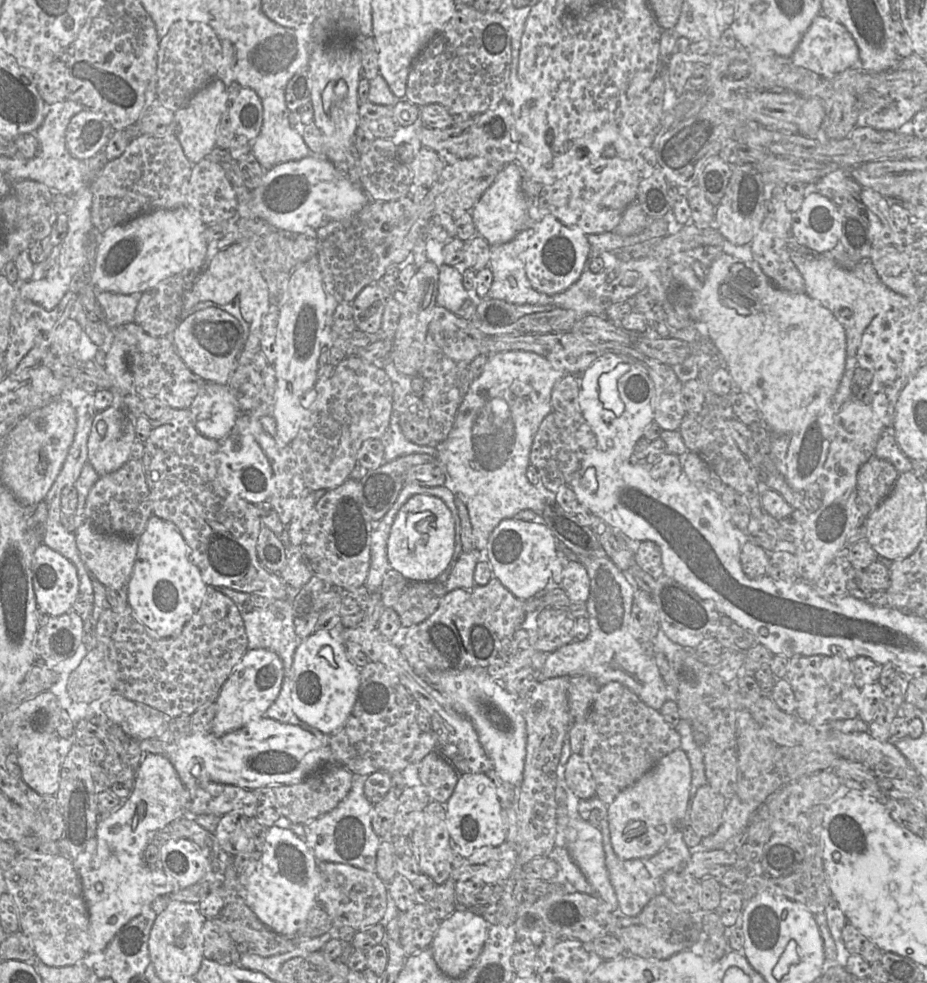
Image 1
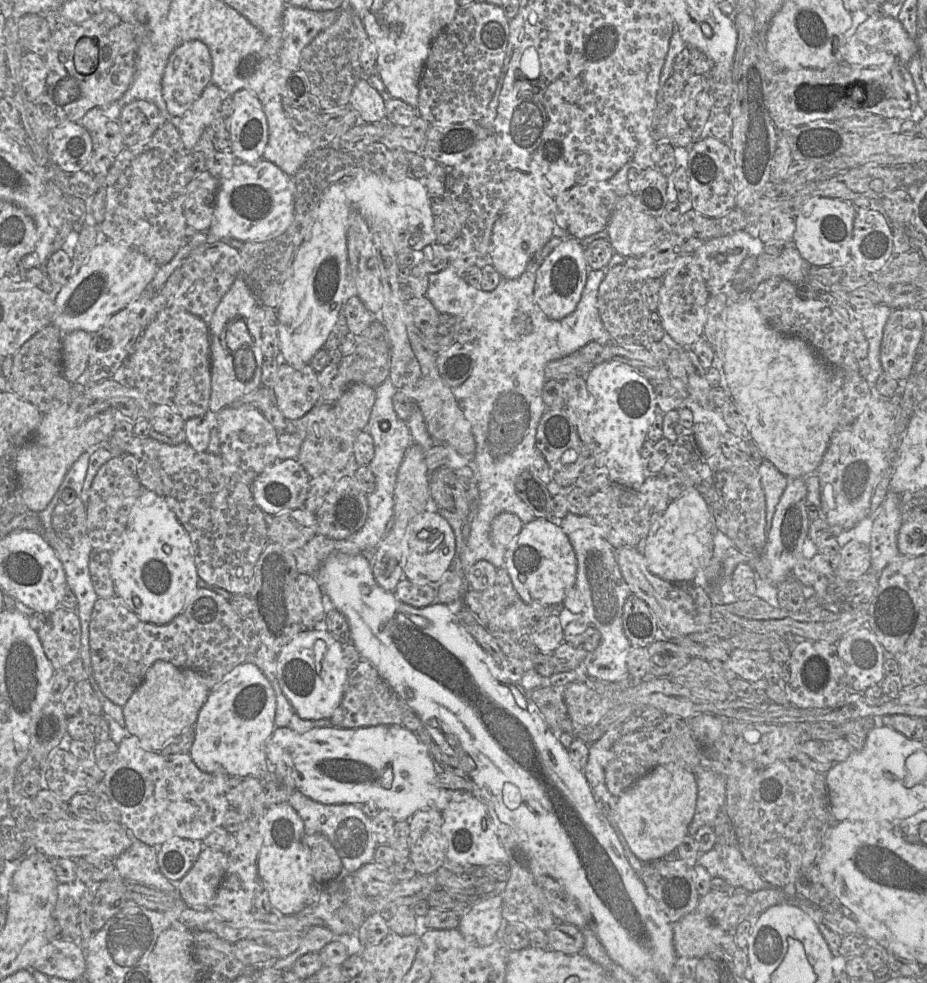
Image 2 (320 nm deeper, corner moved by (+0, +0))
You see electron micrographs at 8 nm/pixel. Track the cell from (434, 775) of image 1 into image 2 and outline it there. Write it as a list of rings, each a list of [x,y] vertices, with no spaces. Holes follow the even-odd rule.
[[[376,725],[357,728],[330,726],[314,728],[305,733],[295,732],[287,727],[276,727],[267,741],[266,756],[276,774],[281,775],[285,781],[291,781],[293,786],[303,795],[322,804],[355,804],[361,807],[361,805],[366,802],[372,802],[378,807],[379,810],[388,811],[395,821],[408,821],[415,812],[426,807],[431,807],[442,812],[450,801],[446,792],[437,787],[436,777],[438,771],[427,747],[417,739],[414,732],[406,729],[402,725]]]

